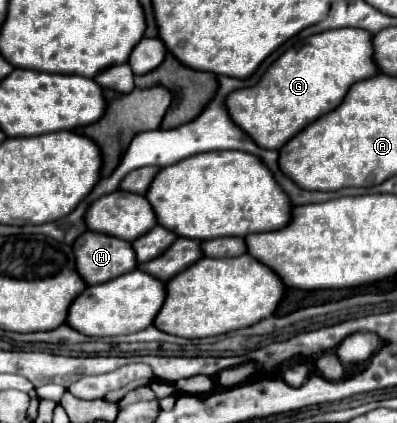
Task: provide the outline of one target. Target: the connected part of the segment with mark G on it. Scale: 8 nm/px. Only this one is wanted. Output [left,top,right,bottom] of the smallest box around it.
[228,28,380,150]

